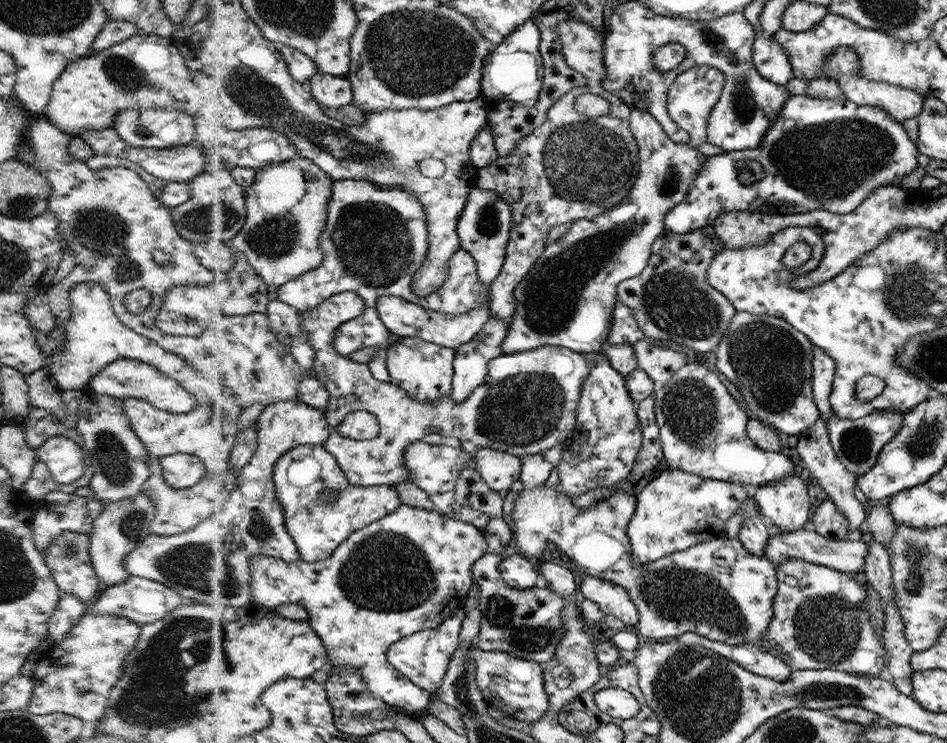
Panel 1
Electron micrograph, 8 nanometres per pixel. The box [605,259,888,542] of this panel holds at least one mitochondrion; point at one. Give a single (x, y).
(769, 362)

